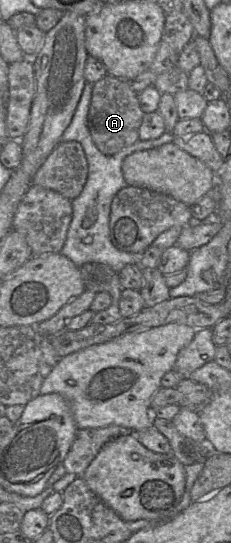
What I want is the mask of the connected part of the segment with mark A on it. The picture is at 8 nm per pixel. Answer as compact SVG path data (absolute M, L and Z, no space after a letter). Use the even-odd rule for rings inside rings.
M107 74L93 84L87 116L87 126L98 150L104 155L114 155L139 139L139 128L145 113L140 108L138 93L127 81Z

